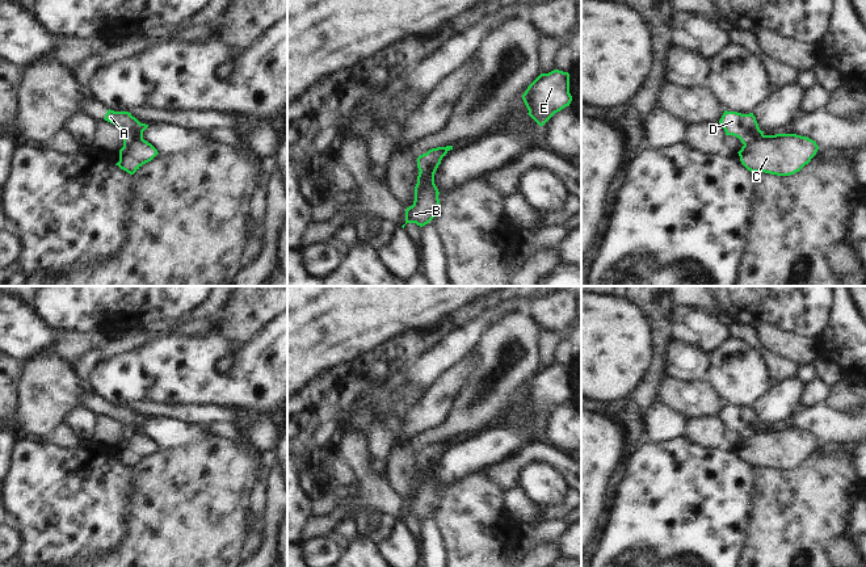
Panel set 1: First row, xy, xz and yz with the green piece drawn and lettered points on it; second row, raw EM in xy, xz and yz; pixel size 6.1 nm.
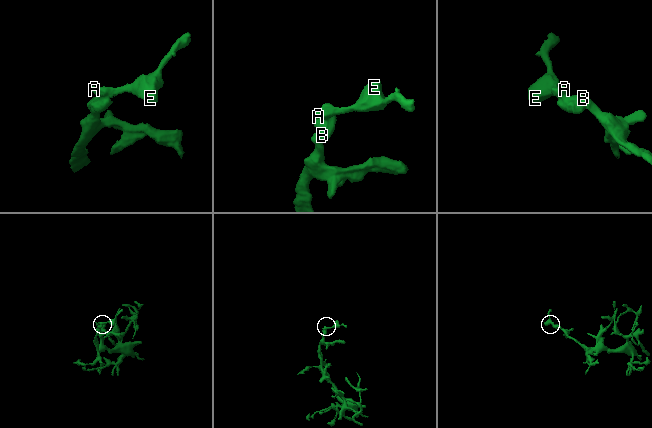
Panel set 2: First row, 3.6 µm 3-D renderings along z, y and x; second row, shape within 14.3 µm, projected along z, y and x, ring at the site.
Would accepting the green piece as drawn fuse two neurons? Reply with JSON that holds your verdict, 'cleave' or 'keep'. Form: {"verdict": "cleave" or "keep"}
{"verdict": "cleave"}

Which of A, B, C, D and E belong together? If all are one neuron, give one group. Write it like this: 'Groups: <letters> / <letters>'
Groups: A D E / B C.

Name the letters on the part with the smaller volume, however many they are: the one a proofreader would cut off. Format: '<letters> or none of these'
A, D, E

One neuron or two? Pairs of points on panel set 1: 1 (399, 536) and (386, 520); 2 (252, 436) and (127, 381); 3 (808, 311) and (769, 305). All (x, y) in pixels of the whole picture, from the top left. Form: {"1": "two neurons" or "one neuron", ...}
{"1": "two neurons", "2": "two neurons", "3": "one neuron"}

